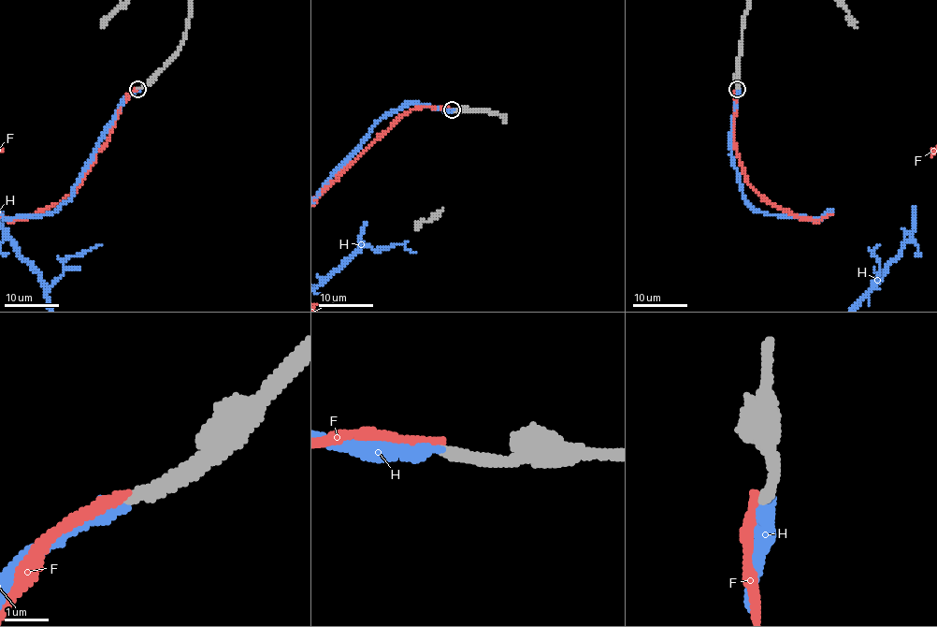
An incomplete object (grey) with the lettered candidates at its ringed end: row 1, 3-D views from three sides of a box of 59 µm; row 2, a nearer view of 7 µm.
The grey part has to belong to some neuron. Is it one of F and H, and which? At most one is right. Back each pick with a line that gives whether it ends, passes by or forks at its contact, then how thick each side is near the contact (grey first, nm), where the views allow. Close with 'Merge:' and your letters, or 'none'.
H: it ends; calibres 280 and 280 nm
Merge: H

